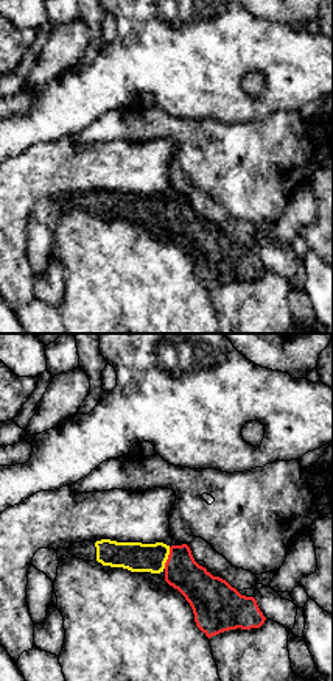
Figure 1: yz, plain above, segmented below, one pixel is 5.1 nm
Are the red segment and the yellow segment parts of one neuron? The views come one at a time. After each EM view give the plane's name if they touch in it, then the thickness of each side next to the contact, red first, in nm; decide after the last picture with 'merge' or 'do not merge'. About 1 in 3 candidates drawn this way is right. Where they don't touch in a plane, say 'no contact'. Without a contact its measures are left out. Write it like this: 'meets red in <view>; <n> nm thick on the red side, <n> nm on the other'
meets red in yz; 190 nm thick on the red side, 160 nm on the other

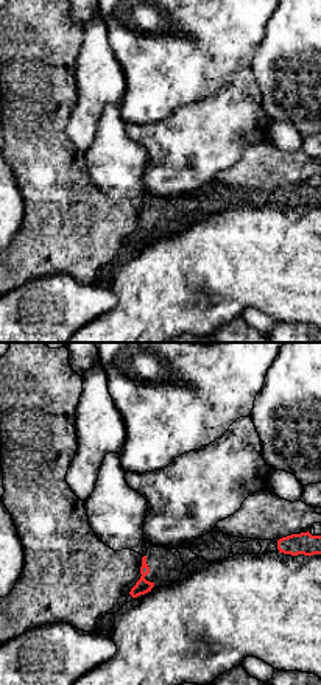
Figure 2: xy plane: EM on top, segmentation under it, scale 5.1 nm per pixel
no contact

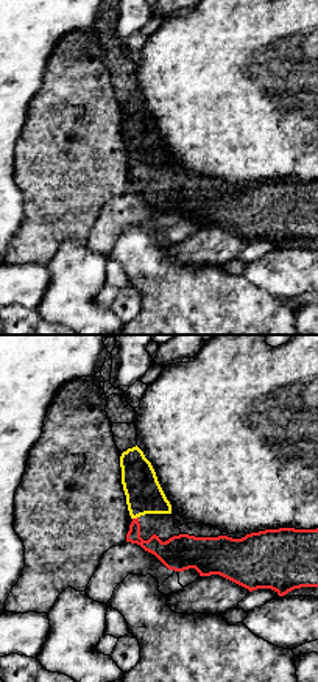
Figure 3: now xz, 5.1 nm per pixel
meets red in xz; 130 nm thick on the red side, 190 nm on the other

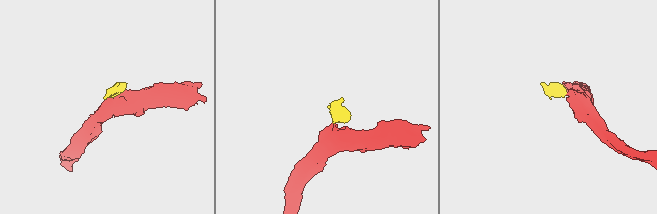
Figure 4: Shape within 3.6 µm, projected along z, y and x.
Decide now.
merge

